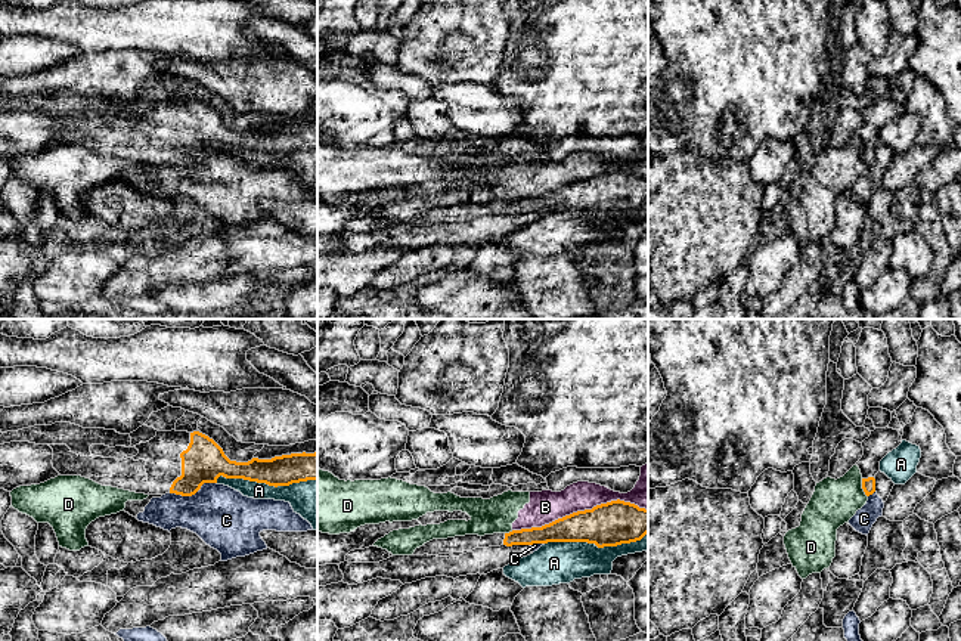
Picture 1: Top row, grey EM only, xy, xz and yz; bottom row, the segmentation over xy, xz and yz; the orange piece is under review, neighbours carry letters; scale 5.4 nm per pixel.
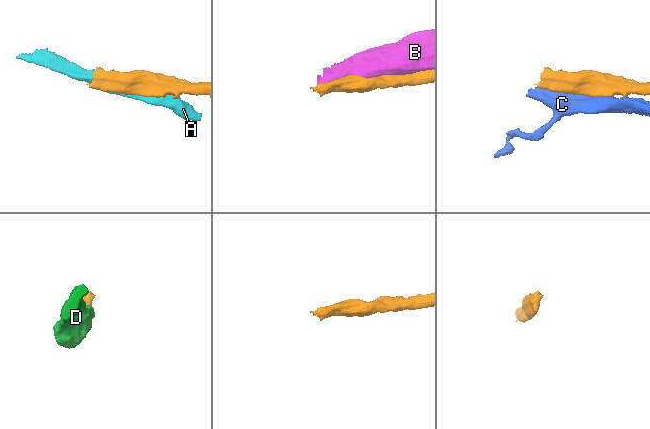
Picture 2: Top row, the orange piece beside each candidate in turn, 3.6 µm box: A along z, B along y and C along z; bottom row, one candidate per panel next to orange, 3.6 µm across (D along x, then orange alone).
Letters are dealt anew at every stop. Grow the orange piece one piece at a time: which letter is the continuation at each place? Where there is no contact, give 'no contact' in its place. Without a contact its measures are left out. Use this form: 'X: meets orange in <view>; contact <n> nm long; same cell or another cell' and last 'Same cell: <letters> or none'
A: meets orange in xy; contact 550 nm long; another cell
B: meets orange in xz; contact 750 nm long; another cell
C: meets orange in xy; contact 260 nm long; another cell
D: meets orange in yz; contact 110 nm long; another cell
Same cell: none

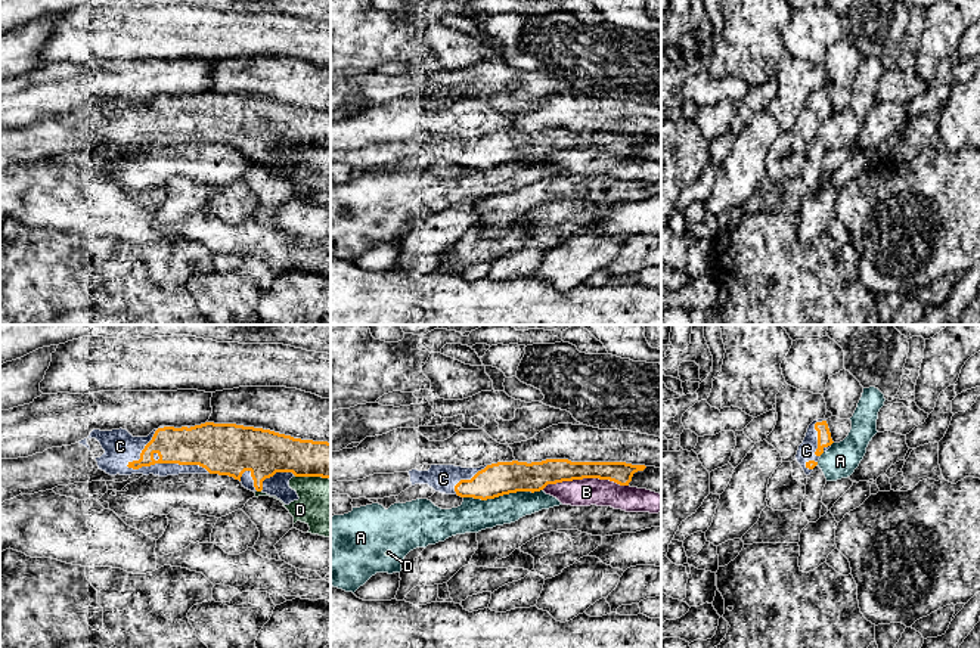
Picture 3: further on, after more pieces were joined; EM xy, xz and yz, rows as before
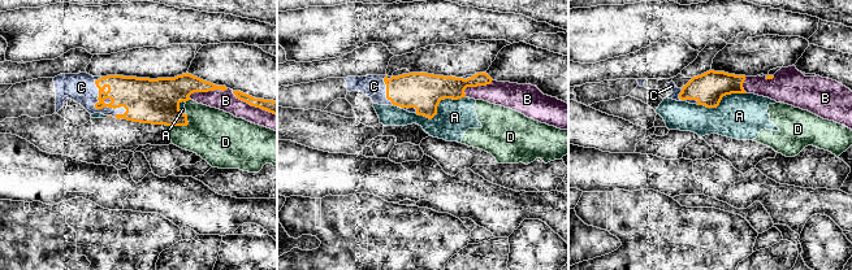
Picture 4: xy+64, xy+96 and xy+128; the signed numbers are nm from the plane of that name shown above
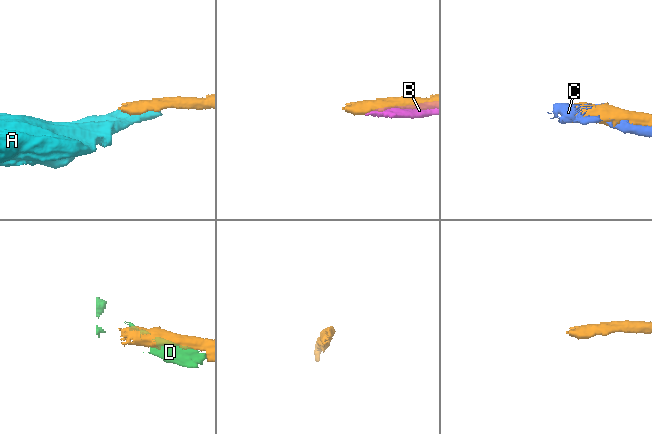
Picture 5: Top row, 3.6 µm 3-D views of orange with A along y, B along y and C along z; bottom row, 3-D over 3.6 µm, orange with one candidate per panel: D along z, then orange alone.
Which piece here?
A: meets orange in xz; contact 440 nm long; another cell
B: meets orange in xz; contact 480 nm long; another cell
C: meets orange in xy; contact 460 nm long; same cell
D: meets orange in xy; contact 200 nm long; another cell
Same cell: C

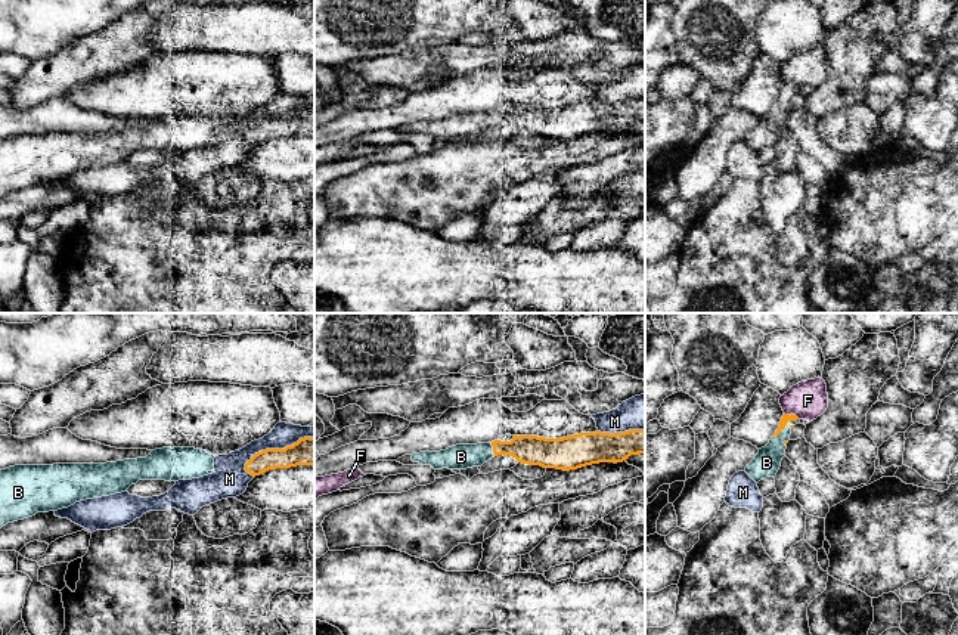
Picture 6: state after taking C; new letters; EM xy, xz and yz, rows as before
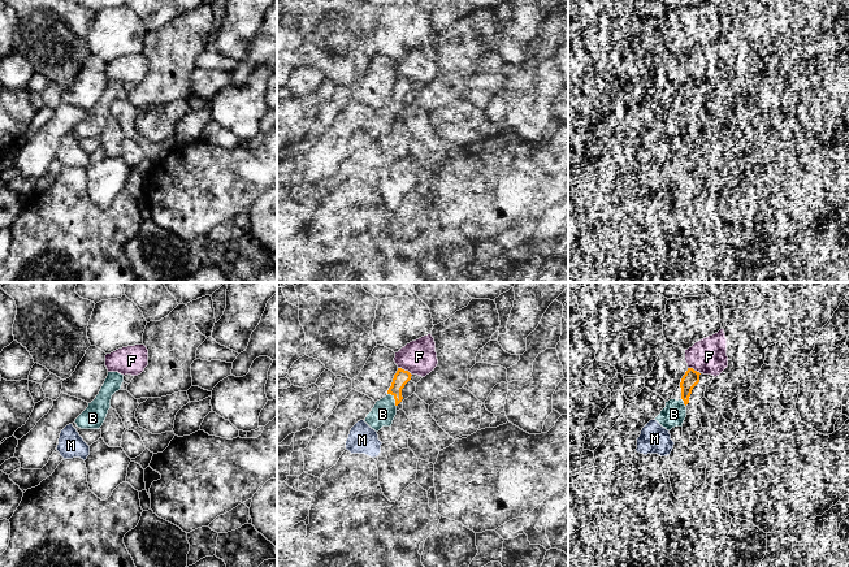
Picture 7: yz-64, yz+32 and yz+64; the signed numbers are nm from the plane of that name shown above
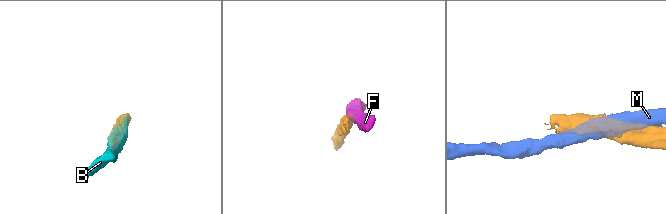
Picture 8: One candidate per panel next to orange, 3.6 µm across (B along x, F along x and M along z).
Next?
B: meets orange in yz; contact 180 nm long; same cell
F: meets orange in yz; contact 90 nm long; another cell
M: meets orange in xy; contact 420 nm long; another cell
Same cell: B

